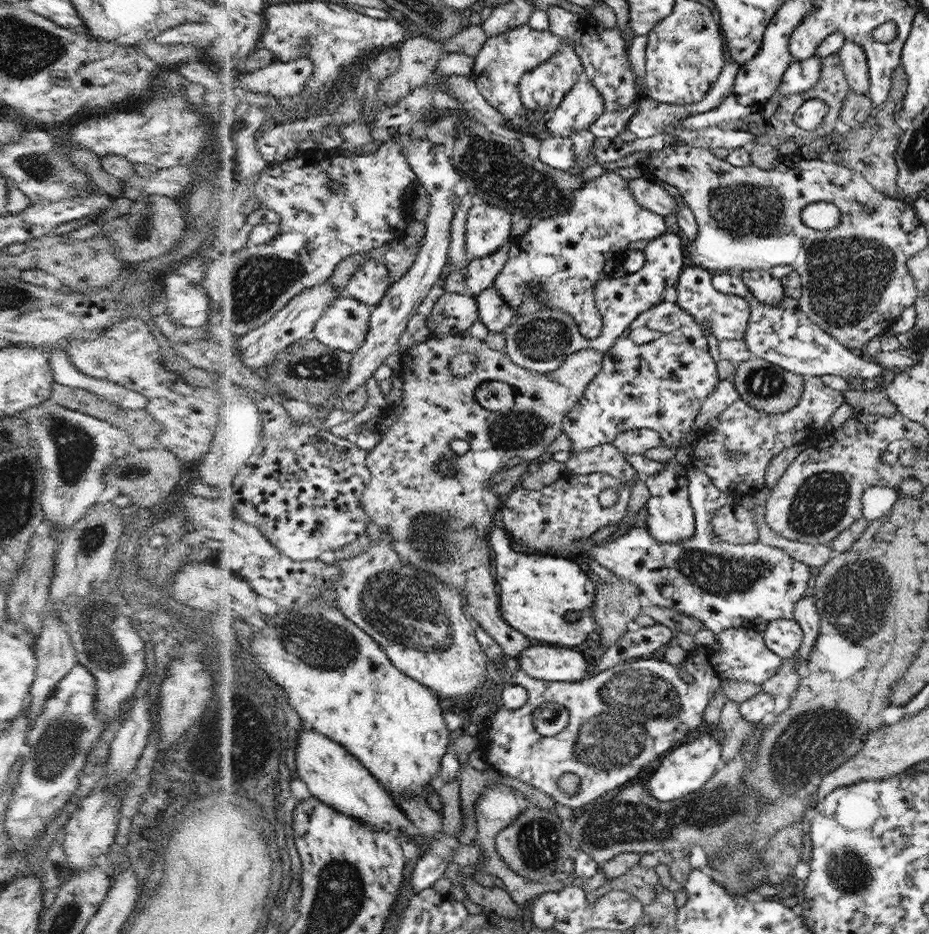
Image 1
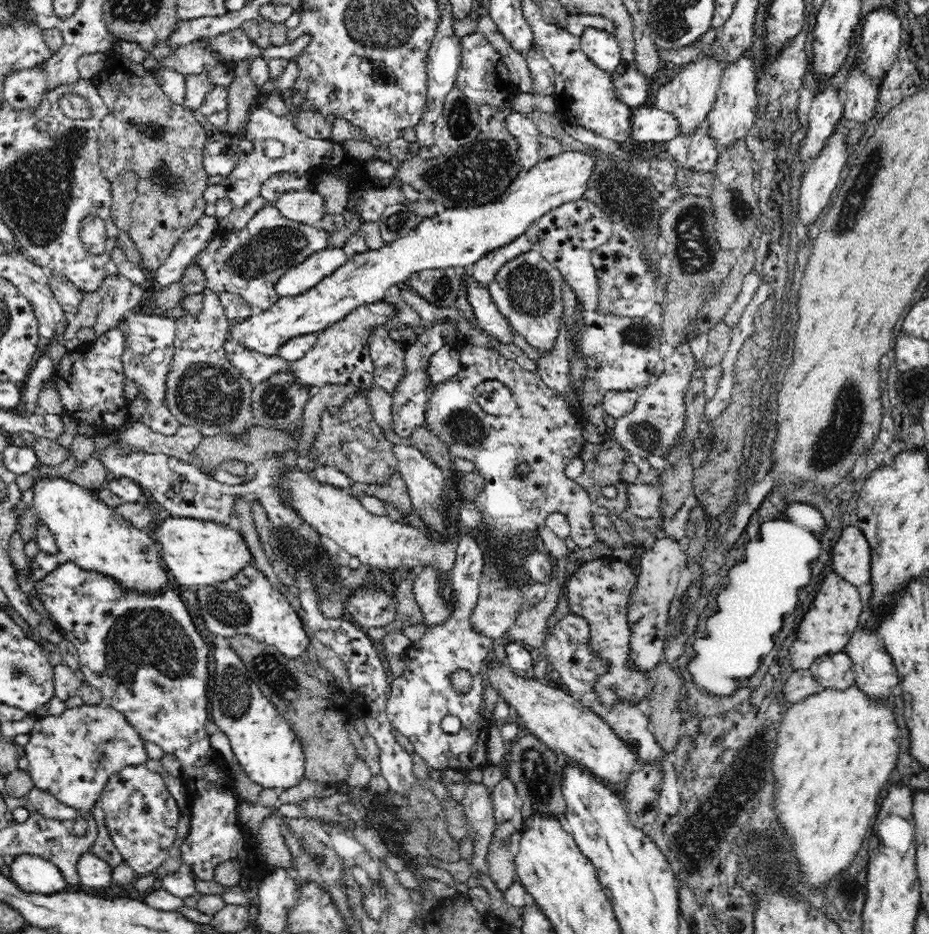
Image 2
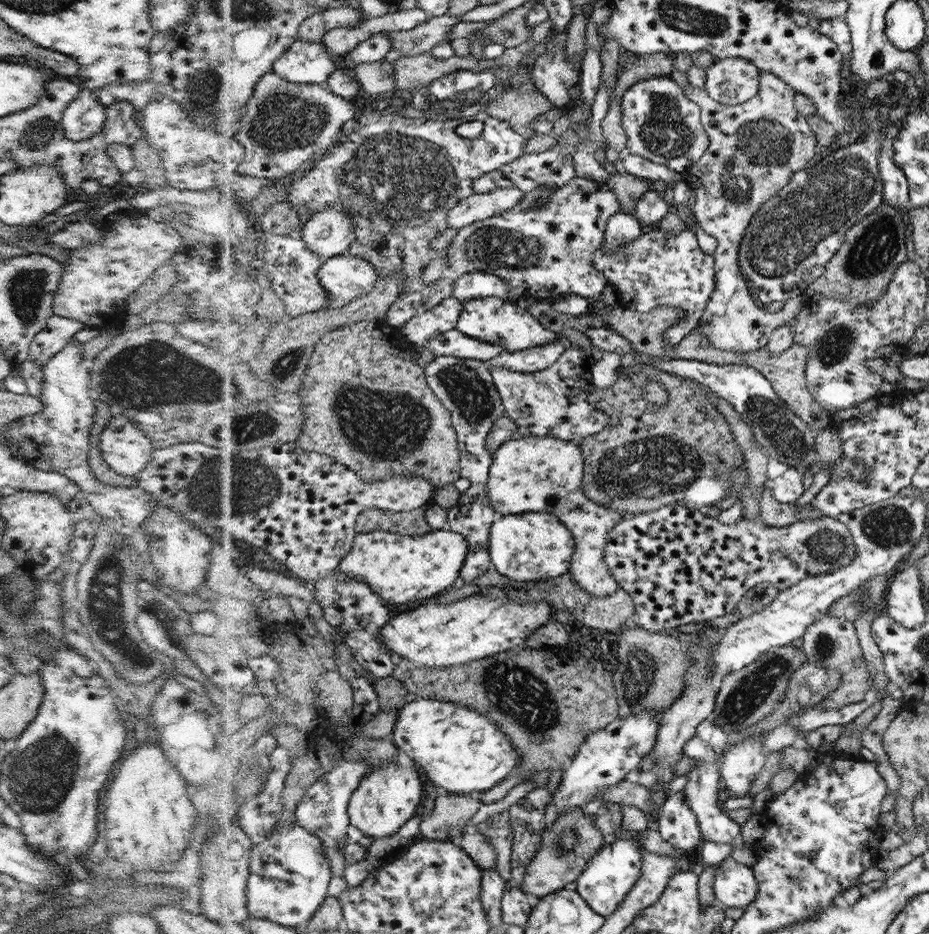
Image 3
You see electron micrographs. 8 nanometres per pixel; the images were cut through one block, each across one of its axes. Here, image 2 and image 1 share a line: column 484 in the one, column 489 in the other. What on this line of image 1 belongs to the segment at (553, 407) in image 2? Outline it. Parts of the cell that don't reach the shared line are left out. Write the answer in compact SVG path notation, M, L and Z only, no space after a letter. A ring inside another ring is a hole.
M438 332L438 338L431 338L417 344L413 349L402 354L400 375L404 378L403 403L395 411L389 410L382 416L381 427L391 426L383 436L383 441L369 453L369 467L374 478L363 498L366 513L382 530L389 530L393 543L401 559L406 564L413 564L426 572L435 574L440 580L458 588L467 598L465 605L472 622L477 621L504 651L506 657L518 657L521 652L534 642L525 633L518 632L508 622L500 618L498 610L498 594L494 586L494 578L490 574L491 556L488 556L489 544L486 544L486 532L492 520L496 520L494 512L502 505L502 495L492 492L488 480L502 471L508 460L520 458L522 461L538 462L544 458L544 452L554 439L563 432L563 420L574 404L580 400L582 393L596 375L601 372L603 353L588 349L576 351L552 373L532 373L514 364L510 357L502 351L490 349L486 341L470 334L444 334ZM462 353L472 354L477 362L474 373L470 377L458 377L453 372L453 360ZM484 382L502 382L513 388L515 403L509 411L490 412L474 397L474 392ZM454 440L466 440L469 451L458 456L461 470L455 474L441 474L437 464L444 456L452 453L450 444Z

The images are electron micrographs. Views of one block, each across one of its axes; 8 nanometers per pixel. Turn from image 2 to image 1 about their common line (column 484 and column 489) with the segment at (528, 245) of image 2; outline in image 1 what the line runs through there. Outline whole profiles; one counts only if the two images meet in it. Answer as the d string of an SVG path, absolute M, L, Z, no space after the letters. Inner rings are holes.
M502 247L494 255L486 258L472 258L466 276L466 283L468 288L466 291L462 291L465 295L474 295L480 292L486 291L494 283L494 280L498 274L504 268L508 259L508 247Z

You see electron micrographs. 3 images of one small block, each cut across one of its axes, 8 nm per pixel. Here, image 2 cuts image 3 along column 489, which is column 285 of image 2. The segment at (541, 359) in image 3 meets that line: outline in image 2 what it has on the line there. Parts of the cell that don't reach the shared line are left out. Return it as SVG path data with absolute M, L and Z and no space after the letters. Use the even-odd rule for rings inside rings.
M228 340L223 344L223 351L234 369L253 386L268 380L270 376L274 376L278 372L285 371L290 364L281 356L262 355Z

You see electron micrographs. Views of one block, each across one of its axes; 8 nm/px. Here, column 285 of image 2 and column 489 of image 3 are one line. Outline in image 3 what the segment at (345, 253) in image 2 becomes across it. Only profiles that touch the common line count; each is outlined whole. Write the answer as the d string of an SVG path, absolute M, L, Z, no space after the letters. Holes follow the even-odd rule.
M474 272L458 279L453 297L459 299L462 303L487 297L502 300L507 298L508 294L511 294L511 289L500 278L488 272Z

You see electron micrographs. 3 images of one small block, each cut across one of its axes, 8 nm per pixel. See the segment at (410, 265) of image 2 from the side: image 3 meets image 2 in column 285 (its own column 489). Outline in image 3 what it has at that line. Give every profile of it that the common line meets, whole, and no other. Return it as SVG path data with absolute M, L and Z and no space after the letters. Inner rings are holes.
M487 297L464 301L464 313L456 328L468 336L498 344L505 352L518 352L544 344L554 344L560 334L552 329L546 329L536 317L532 317L520 304L506 303L498 298Z

